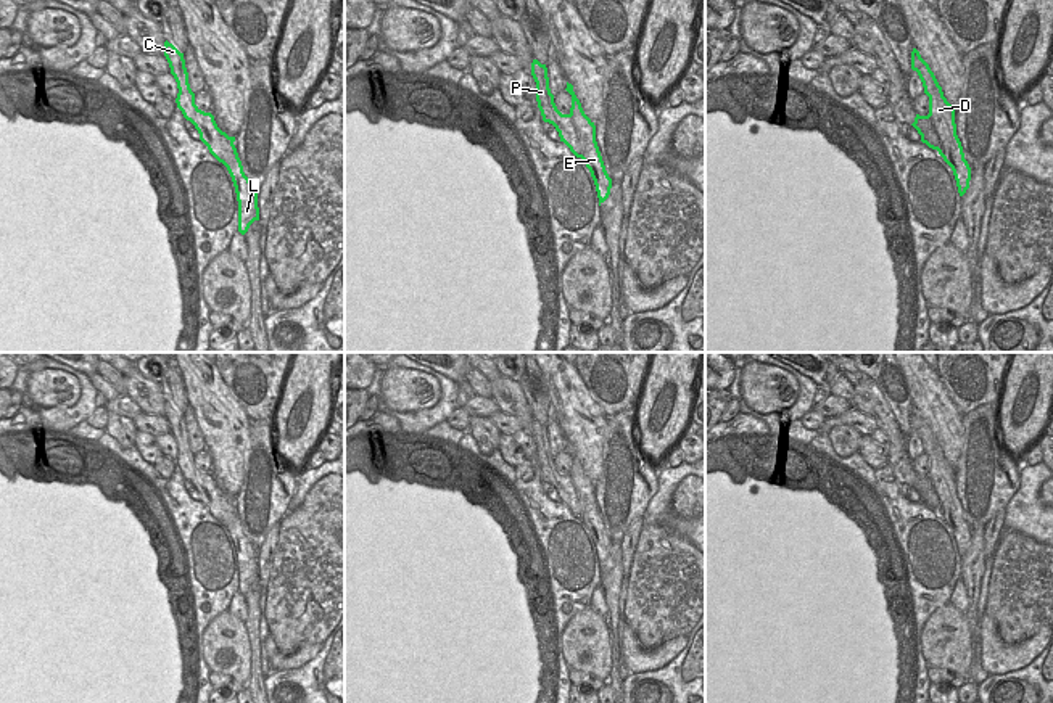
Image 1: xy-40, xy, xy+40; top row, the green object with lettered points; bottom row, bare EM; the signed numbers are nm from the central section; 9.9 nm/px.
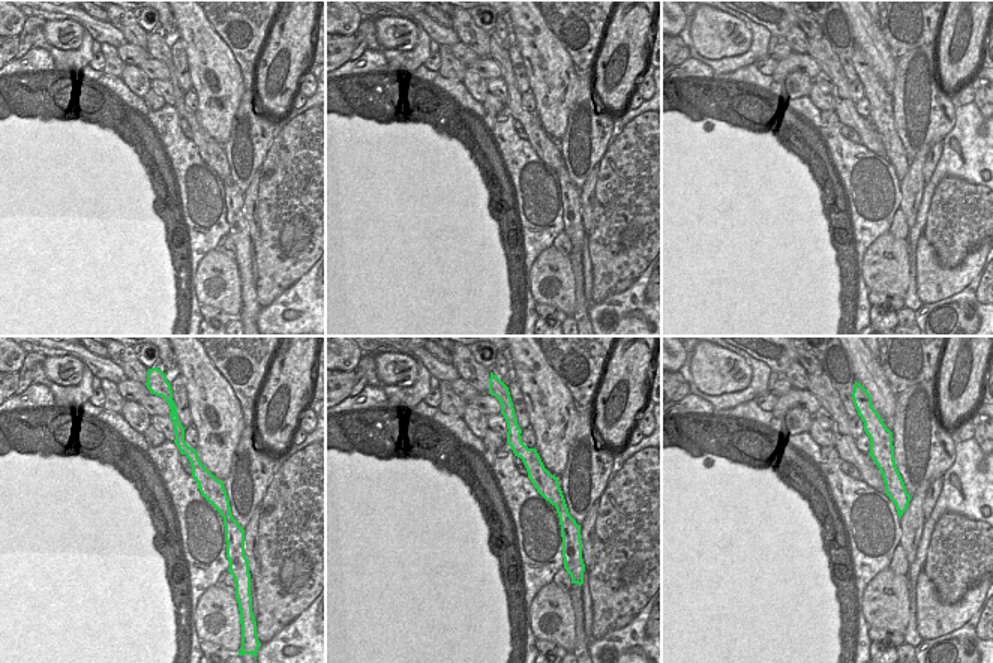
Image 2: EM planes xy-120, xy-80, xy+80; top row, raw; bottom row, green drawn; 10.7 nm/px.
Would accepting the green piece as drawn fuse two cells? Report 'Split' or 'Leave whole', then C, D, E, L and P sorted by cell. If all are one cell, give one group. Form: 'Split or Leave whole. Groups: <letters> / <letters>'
Split. Groups: C P / D E L.

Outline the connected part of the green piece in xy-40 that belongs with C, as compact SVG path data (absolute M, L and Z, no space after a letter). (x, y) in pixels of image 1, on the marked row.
M164 42L164 56L169 63L171 74L177 82L177 108L182 111L184 117L190 121L200 134L200 140L208 146L209 153L224 166L238 156L233 145L235 137L229 137L222 132L211 113L201 111L195 105L195 93L188 84L188 72L185 68L184 53L180 53L172 43Z

